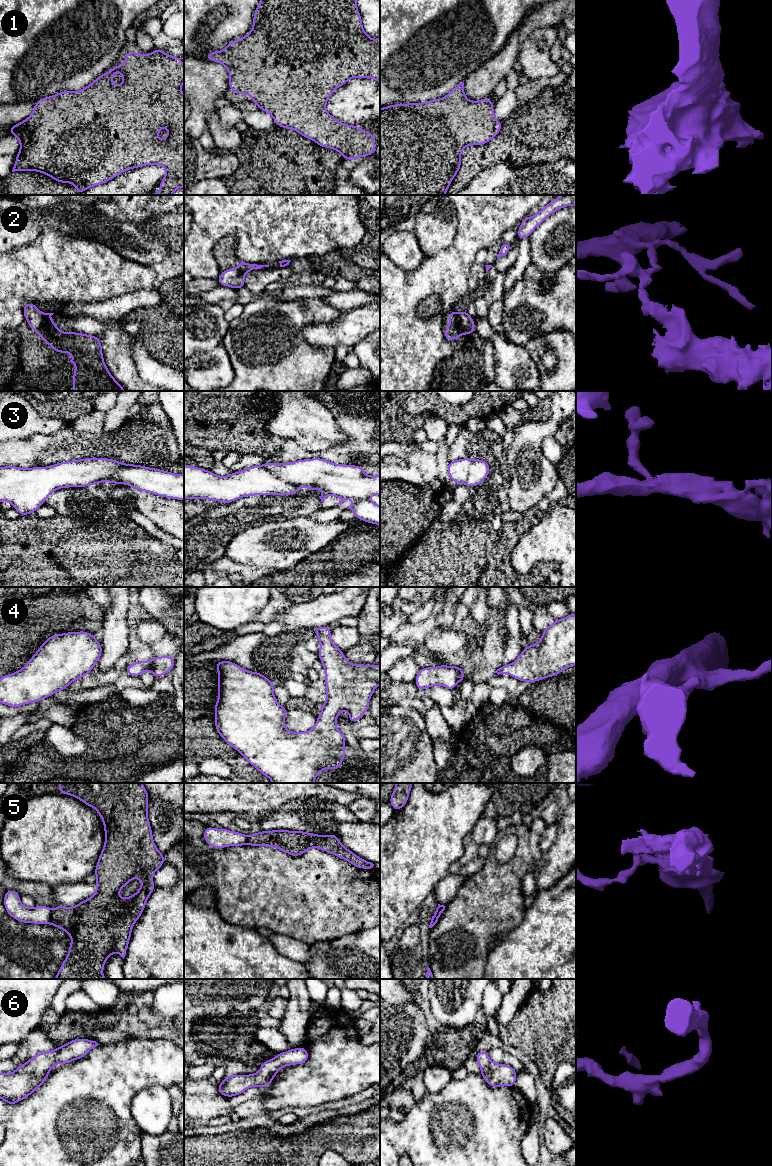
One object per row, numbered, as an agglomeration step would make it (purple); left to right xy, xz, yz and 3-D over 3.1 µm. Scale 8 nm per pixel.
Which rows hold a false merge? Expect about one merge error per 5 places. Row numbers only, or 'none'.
2, 5

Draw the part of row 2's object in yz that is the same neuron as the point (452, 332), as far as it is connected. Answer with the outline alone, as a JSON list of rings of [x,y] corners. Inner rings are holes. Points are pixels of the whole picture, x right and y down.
[[[454,309],[449,311],[449,327],[444,328],[444,337],[447,341],[458,340],[460,331],[456,325],[456,312]]]

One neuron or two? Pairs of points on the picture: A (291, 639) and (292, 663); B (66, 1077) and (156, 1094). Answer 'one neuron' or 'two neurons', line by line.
A: one neuron
B: two neurons

